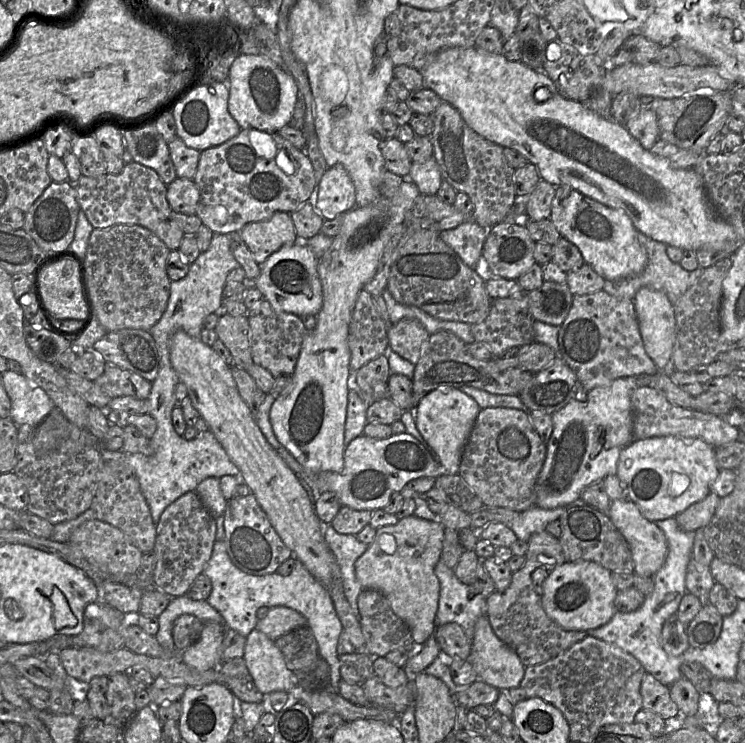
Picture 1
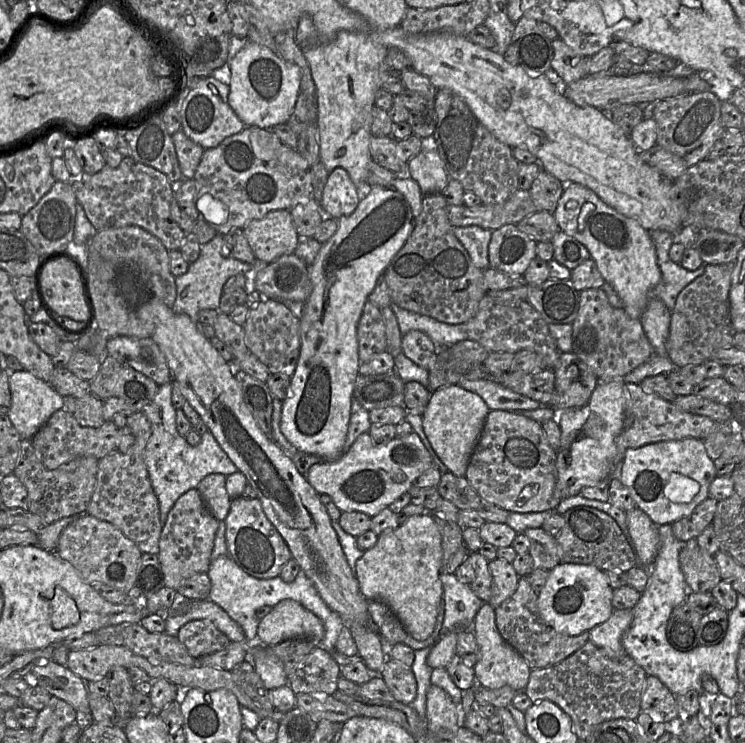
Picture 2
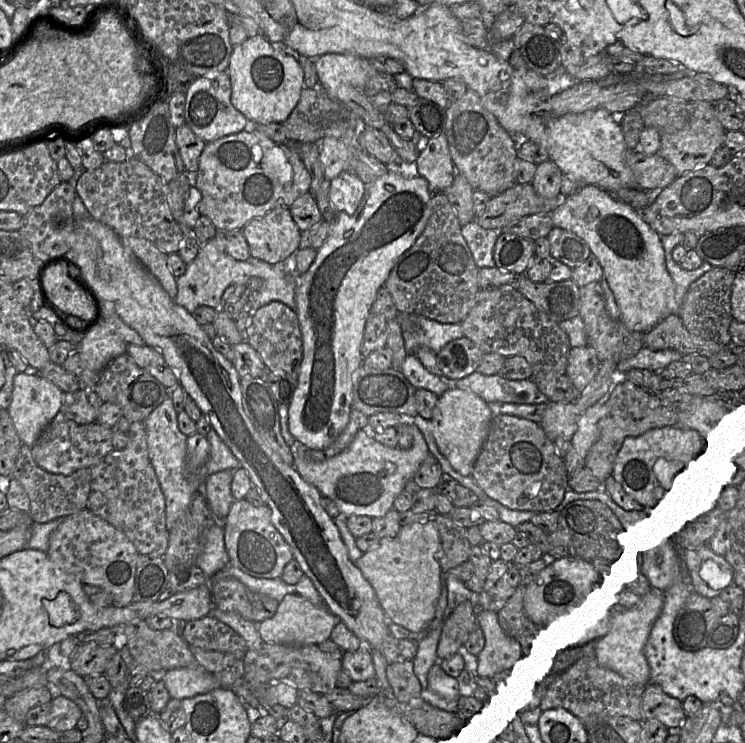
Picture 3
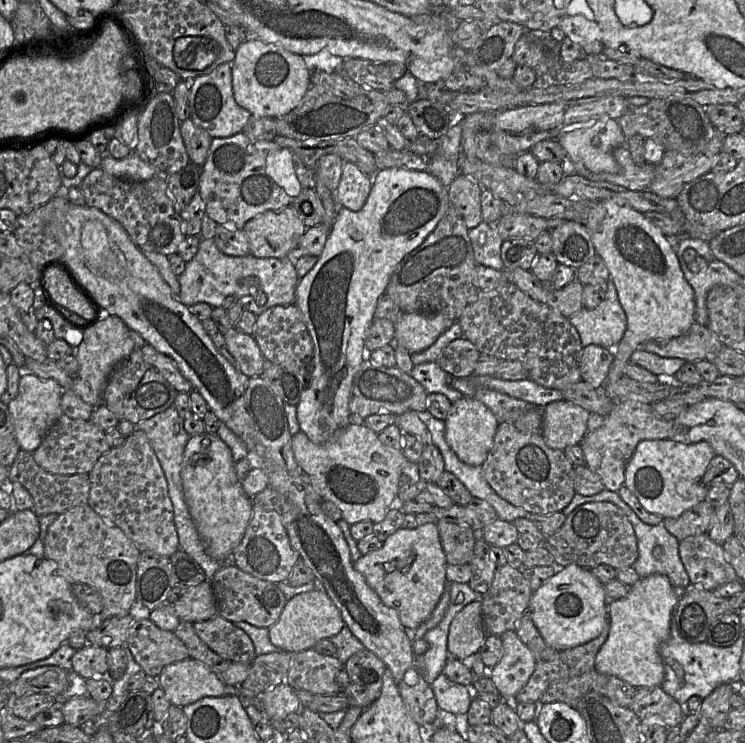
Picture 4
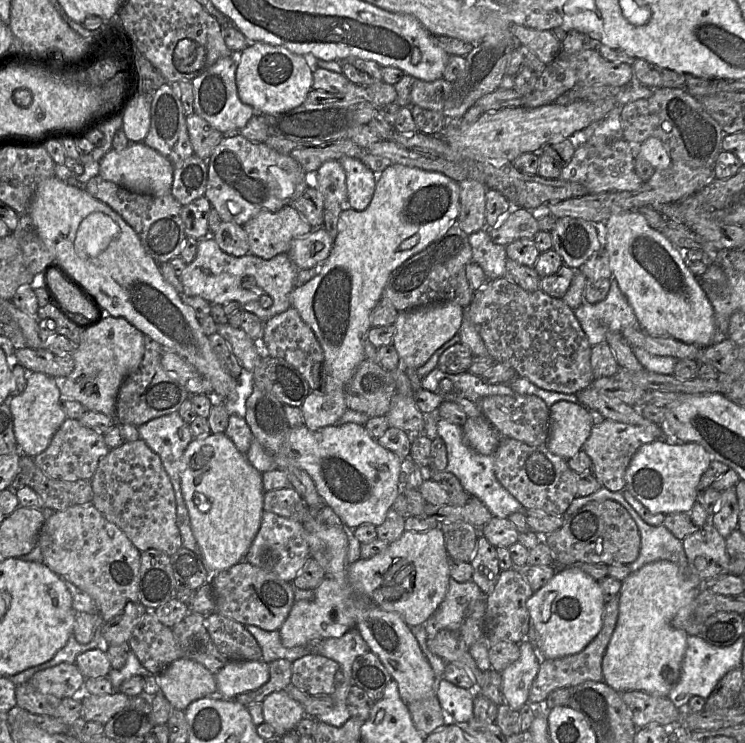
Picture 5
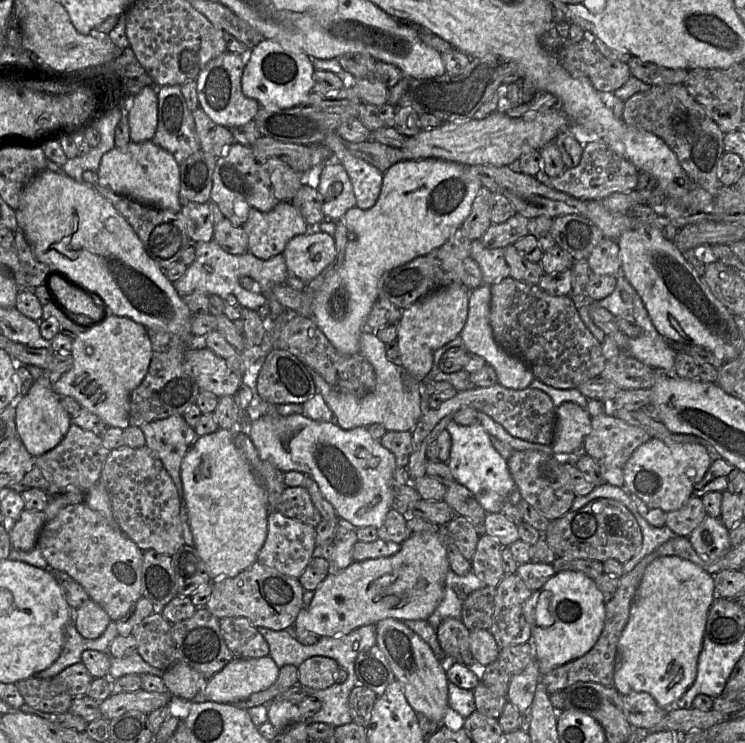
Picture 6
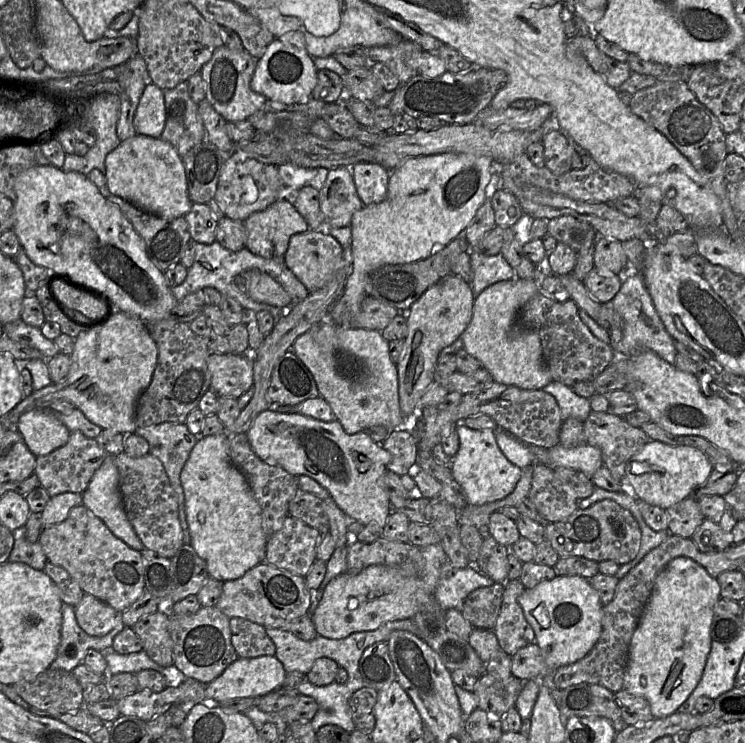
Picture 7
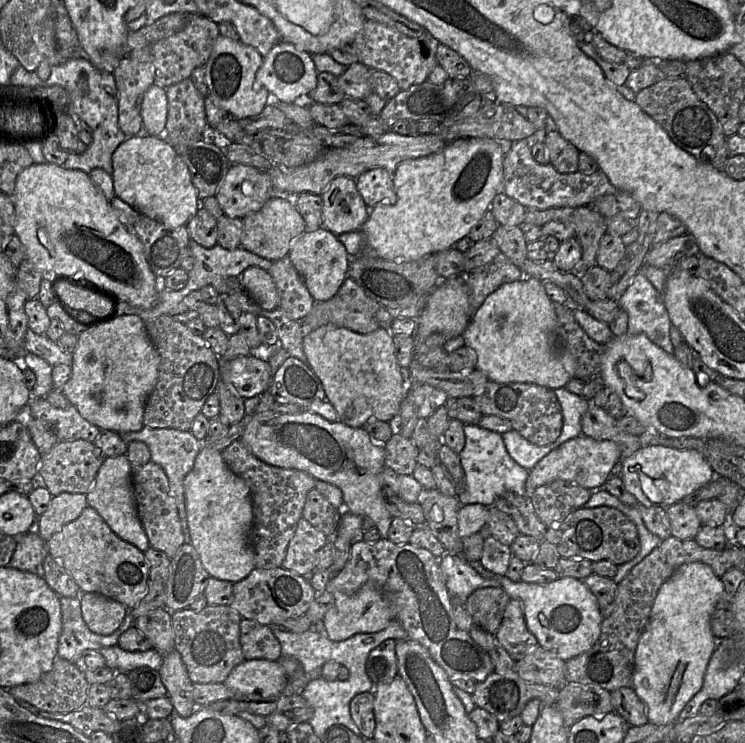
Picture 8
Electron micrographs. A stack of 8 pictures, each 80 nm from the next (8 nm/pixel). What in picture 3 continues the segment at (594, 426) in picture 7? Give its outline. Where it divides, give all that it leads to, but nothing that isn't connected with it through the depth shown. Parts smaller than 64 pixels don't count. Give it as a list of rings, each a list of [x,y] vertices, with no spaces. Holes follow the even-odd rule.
[[[630,381],[610,392],[608,405],[608,415],[598,424],[599,437],[586,457],[586,467],[602,483],[613,477],[616,458],[626,438],[638,437],[652,429],[680,428],[677,414],[662,405],[659,395],[648,393]]]

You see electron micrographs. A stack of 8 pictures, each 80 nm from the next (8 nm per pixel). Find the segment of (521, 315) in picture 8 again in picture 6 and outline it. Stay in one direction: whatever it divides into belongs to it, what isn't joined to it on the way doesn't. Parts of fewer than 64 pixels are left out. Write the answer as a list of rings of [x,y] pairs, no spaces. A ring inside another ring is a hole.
[[[481,285],[469,293],[467,321],[460,333],[463,341],[462,346],[475,355],[482,357],[487,364],[491,365],[497,374],[498,383],[507,389],[524,390],[529,388],[535,379],[530,368],[521,359],[504,351],[495,341],[490,326],[490,301],[491,285]]]

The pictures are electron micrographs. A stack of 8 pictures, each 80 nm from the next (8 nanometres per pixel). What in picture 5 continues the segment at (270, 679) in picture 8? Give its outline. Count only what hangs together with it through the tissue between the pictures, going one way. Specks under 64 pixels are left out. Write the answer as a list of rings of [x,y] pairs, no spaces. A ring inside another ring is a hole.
[[[229,660],[216,674],[217,692],[222,699],[234,699],[239,694],[255,690],[269,680],[268,663],[263,660]]]

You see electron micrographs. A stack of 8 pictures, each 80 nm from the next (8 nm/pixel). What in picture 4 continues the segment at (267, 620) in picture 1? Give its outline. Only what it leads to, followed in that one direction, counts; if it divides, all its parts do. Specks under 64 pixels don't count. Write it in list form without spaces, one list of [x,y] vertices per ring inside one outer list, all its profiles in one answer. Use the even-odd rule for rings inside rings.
[[[322,587],[297,594],[288,599],[279,620],[269,627],[271,643],[281,651],[292,654],[313,648],[321,639],[329,639],[345,626],[339,609],[331,601]]]

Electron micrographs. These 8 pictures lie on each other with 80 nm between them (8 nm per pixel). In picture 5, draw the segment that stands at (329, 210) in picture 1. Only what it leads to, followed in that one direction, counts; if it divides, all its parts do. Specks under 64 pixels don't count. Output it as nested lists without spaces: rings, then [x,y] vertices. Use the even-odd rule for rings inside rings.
[[[350,157],[340,158],[339,163],[345,172],[346,205],[355,211],[365,210],[371,202],[381,173],[372,172],[360,160]]]

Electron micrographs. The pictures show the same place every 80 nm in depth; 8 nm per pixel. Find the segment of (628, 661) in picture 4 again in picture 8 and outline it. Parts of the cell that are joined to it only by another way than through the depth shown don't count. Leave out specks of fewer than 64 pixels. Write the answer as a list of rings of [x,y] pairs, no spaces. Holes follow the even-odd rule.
[[[691,562],[681,565],[659,588],[659,591],[651,609],[649,620],[647,622],[644,632],[642,633],[639,639],[634,656],[635,664],[633,672],[633,689],[635,690],[637,696],[645,703],[648,721],[650,723],[655,725],[665,725],[677,721],[681,710],[701,689],[708,662],[717,646],[717,643],[719,642],[715,639],[711,630],[711,614],[715,604],[724,596],[725,588],[721,579],[714,573],[710,566],[701,562]]]

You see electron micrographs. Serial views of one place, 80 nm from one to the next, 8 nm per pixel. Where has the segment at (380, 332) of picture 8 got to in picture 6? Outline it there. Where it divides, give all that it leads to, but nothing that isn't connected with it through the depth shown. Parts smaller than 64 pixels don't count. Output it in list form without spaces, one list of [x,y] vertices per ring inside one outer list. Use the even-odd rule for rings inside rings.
[[[365,330],[359,340],[359,353],[373,366],[376,376],[374,389],[363,397],[341,392],[330,386],[315,370],[309,373],[319,392],[334,414],[334,422],[343,430],[381,424],[387,431],[412,431],[423,416],[421,410],[422,384],[410,377],[399,363],[392,363],[386,356],[386,345],[375,335]]]

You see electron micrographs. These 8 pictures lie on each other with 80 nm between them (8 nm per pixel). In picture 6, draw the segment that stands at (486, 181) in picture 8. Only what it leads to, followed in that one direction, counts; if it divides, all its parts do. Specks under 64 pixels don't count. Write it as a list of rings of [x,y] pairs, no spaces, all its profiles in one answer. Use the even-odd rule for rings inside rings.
[[[423,159],[423,160],[402,160],[393,164],[389,169],[383,173],[382,185],[379,197],[376,203],[369,209],[362,210],[357,207],[350,208],[343,216],[343,220],[347,230],[347,244],[345,248],[345,255],[342,264],[335,270],[327,273],[323,284],[316,292],[316,297],[313,299],[313,306],[311,309],[310,318],[313,319],[317,327],[323,332],[330,343],[343,354],[358,354],[359,340],[363,331],[366,330],[366,320],[374,305],[378,300],[378,283],[381,277],[387,271],[399,267],[411,260],[424,256],[432,250],[442,246],[450,236],[461,227],[464,220],[468,217],[472,202],[477,195],[481,185],[479,180],[470,173],[465,173],[463,165],[449,162],[442,159]]]

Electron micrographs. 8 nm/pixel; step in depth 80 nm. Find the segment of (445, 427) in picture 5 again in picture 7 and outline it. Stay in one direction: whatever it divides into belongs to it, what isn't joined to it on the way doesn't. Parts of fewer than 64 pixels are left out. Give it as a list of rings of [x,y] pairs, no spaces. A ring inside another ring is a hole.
[[[463,423],[455,426],[459,436],[459,450],[452,458],[450,468],[455,481],[463,489],[468,505],[481,506],[504,499],[513,492],[522,469],[512,464],[497,445],[495,431],[473,430]]]

